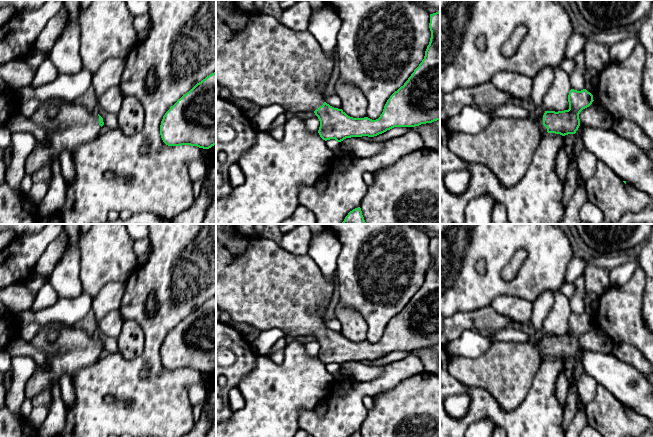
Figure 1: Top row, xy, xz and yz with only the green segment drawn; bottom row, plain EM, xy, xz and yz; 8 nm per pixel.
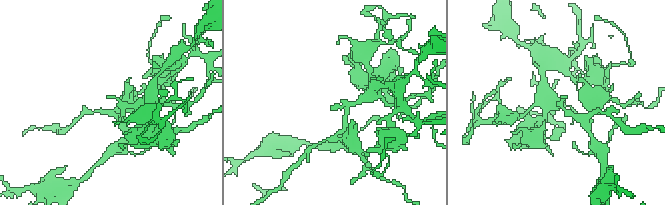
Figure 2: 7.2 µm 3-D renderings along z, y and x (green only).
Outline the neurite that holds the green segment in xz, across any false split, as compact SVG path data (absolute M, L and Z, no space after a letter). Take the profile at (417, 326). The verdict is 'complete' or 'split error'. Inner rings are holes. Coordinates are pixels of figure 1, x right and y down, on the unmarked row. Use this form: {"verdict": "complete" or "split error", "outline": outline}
{"verdict": "split error", "outline": "M216 224L216 306L227 312L232 323L247 323L262 331L278 328L294 337L313 335L320 345L318 357L327 365L351 361L374 361L394 351L415 351L440 344L440 235L430 238L431 262L425 280L408 304L387 324L376 344L353 342L325 326L323 315L334 291L334 276L327 278L308 254L294 255L265 236L241 234L236 224Z"}

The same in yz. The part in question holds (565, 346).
{"verdict": "split error", "outline": "M571 313L568 334L545 335L535 346L528 342L495 341L477 358L451 357L448 371L470 389L487 390L505 411L514 410L526 398L541 360L547 356L575 358L580 350L580 336L593 325L586 313Z"}

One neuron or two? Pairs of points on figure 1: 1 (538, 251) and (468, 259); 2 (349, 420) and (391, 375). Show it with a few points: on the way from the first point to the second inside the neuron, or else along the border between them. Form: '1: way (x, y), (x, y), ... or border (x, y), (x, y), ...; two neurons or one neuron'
1: way (521, 243), (485, 243); one neuron
2: way (352, 406), (352, 402), (365, 389), (377, 385); one neuron

